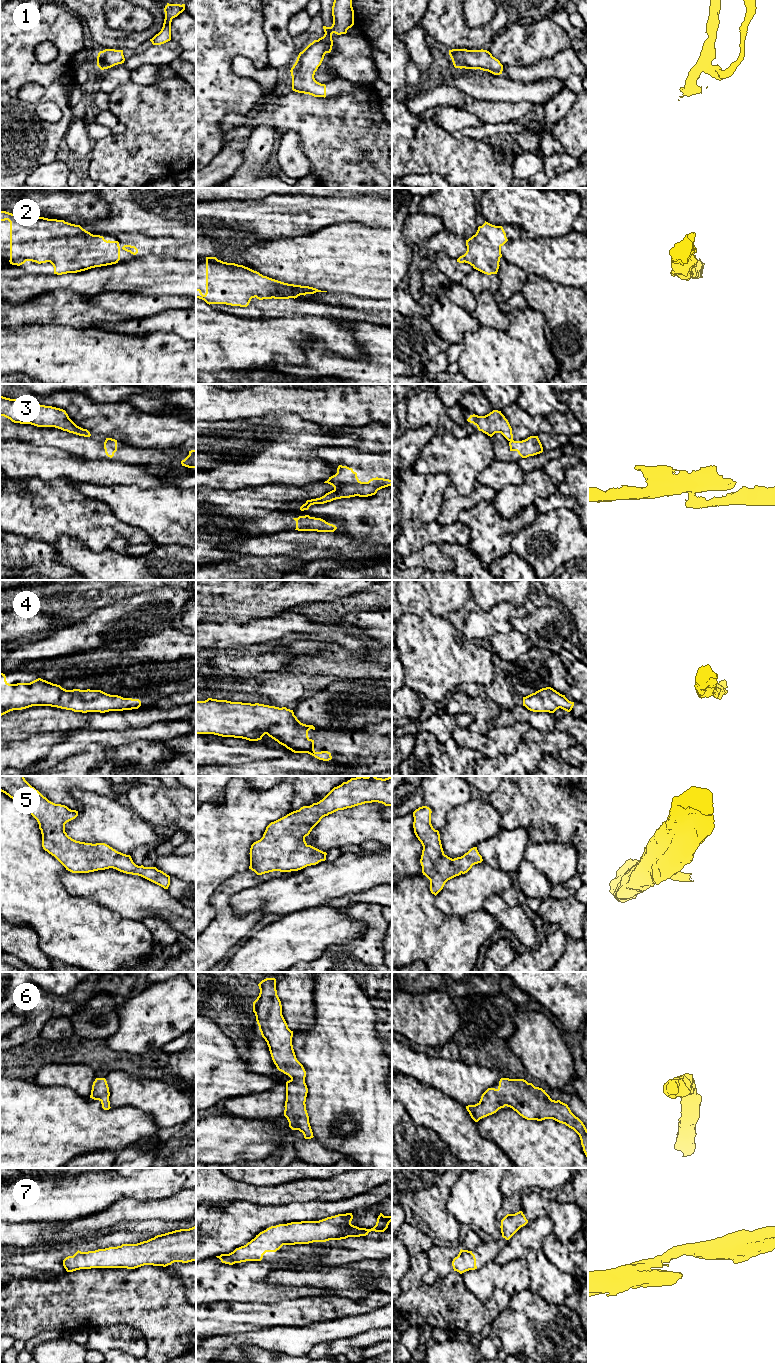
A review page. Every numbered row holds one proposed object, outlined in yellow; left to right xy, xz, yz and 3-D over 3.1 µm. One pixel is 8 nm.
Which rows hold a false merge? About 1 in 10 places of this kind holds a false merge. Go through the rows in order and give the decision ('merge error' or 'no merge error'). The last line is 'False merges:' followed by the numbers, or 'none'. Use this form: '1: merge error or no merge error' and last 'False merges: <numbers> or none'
1: no merge error
2: no merge error
3: merge error
4: no merge error
5: no merge error
6: no merge error
7: no merge error
False merges: 3

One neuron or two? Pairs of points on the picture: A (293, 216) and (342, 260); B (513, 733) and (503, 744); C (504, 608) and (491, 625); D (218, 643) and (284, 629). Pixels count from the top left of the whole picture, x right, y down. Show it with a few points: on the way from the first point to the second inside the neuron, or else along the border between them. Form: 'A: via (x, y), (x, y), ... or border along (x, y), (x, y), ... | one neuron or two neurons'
A: border along (333, 223), (303, 235), (288, 237) | two neurons
B: via (510, 736), (505, 741) | one neuron
C: via (503, 612), (494, 621) | one neuron
D: via (234, 634), (248, 634), (254, 631), (268, 630) | one neuron

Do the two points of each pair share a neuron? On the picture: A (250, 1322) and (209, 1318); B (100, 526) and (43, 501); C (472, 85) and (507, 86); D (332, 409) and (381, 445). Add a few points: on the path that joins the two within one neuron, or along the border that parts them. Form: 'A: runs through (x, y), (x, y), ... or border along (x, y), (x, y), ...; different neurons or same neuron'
A: runs through (240, 1318), (219, 1318); same neuron
B: runs through (86, 519), (57, 509); same neuron
C: runs through (481, 85), (498, 86); same neuron
D: border along (371, 420), (360, 426), (345, 427); different neurons

